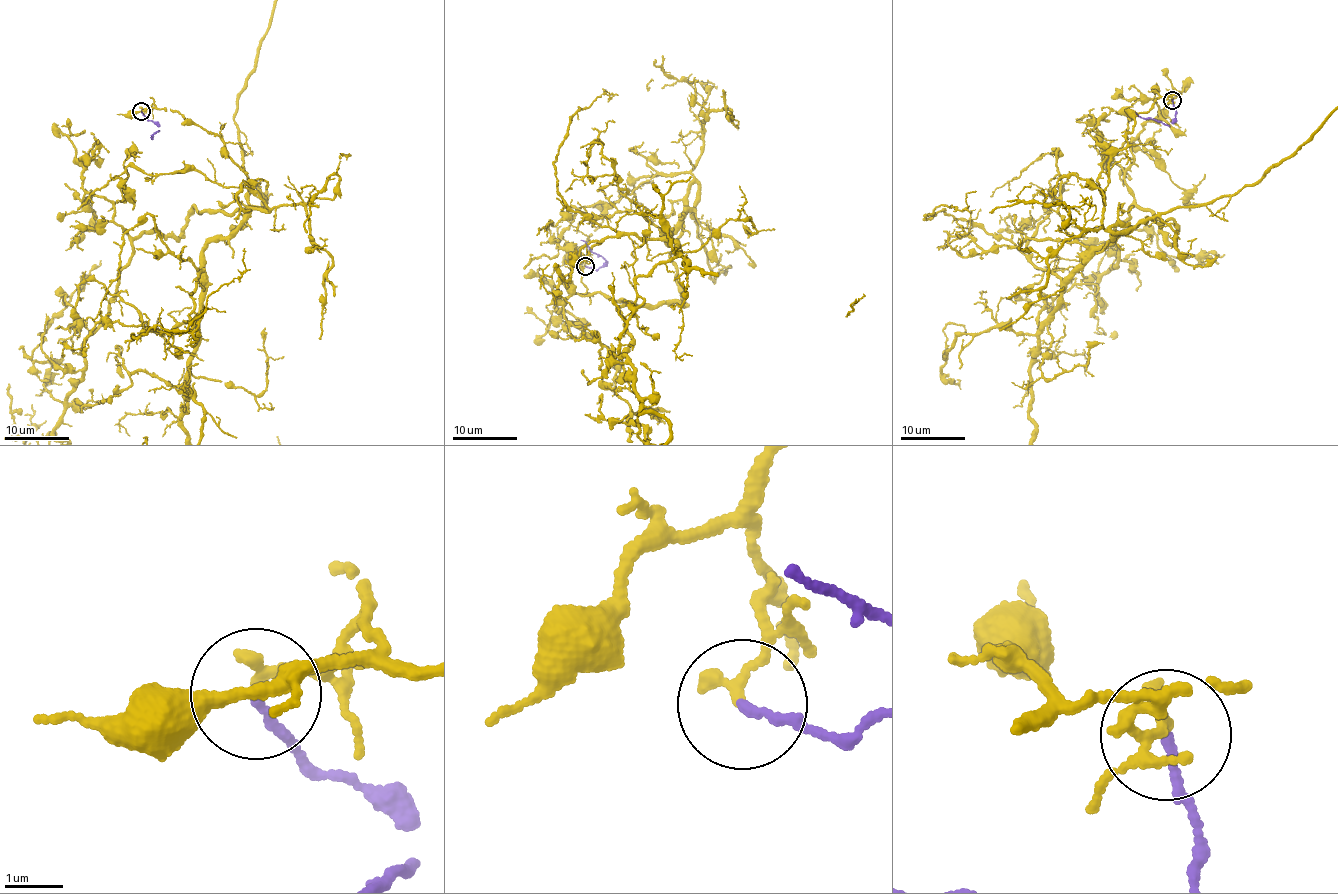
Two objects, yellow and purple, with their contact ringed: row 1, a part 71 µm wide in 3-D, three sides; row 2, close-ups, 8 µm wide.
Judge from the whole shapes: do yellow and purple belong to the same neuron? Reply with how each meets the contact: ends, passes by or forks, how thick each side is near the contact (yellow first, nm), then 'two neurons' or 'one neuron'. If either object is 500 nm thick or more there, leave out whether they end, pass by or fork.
yellow ends | purple ends | 220/140 nm | one neuron

